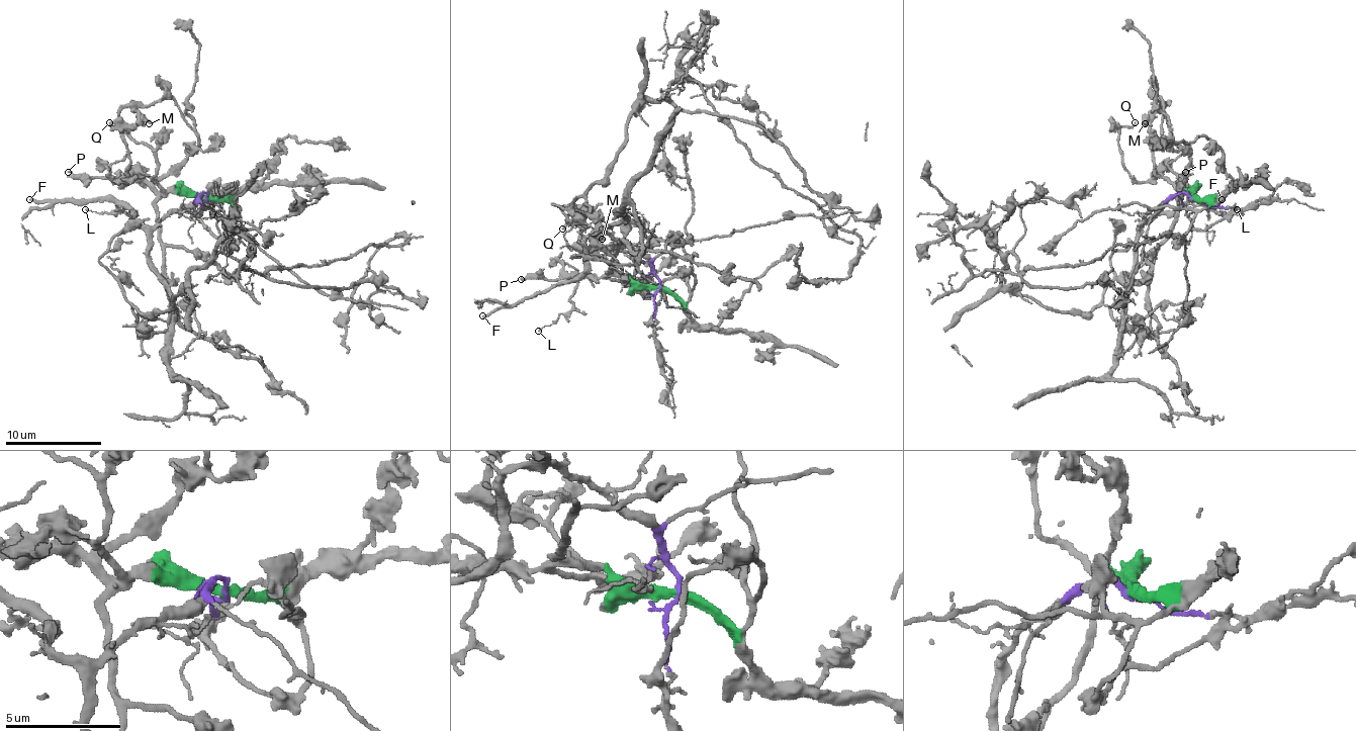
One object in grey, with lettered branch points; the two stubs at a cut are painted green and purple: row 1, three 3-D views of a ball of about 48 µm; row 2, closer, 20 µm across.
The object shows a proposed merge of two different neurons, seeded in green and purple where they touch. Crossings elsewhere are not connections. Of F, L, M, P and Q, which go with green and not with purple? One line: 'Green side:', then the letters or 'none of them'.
Green side: M, P, Q

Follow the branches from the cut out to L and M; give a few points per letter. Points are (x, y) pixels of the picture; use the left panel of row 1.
L: (205, 198), (205, 194), (193, 203), (181, 203), (152, 225), (132, 220), (123, 203), (118, 210), (84, 208)
M: (205, 198), (169, 191), (152, 177), (157, 172), (155, 153), (132, 139), (118, 114), (130, 107), (150, 123)

